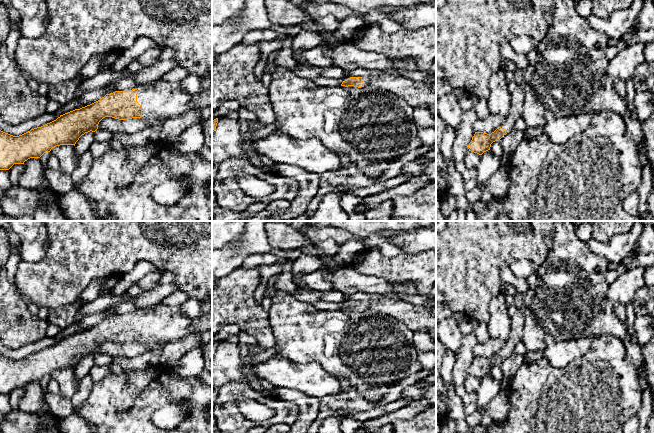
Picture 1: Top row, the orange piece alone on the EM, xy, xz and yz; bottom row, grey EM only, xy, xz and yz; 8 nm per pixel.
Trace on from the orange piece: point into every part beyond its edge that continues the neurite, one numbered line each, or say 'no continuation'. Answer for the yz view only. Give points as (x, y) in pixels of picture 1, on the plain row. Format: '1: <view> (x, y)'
1: yz (518, 320)

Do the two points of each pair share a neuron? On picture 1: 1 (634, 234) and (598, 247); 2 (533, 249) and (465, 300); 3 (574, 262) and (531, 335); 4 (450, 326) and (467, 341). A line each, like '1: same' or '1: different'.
1: same
2: same
3: same
4: different

